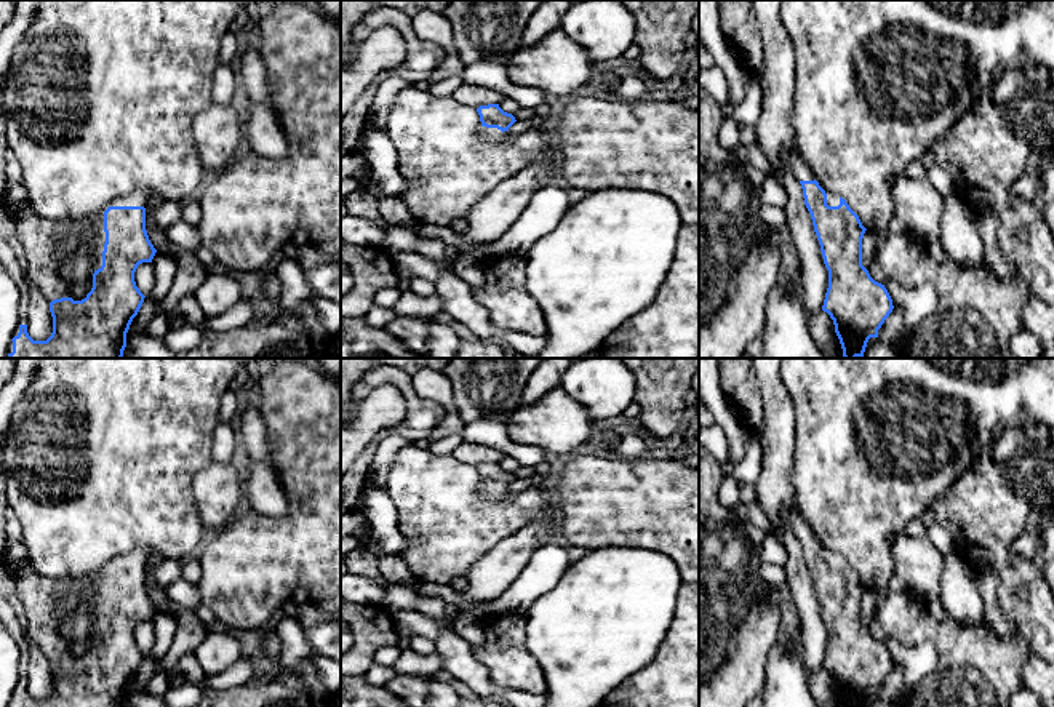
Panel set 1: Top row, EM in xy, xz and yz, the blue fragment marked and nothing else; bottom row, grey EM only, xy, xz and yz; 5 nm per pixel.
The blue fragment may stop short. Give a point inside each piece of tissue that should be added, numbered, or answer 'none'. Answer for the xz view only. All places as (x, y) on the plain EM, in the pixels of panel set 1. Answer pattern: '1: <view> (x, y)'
1: xz (495, 493)

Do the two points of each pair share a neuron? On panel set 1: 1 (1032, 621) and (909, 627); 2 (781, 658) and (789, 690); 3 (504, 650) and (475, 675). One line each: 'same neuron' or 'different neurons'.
1: different neurons
2: same neuron
3: different neurons

